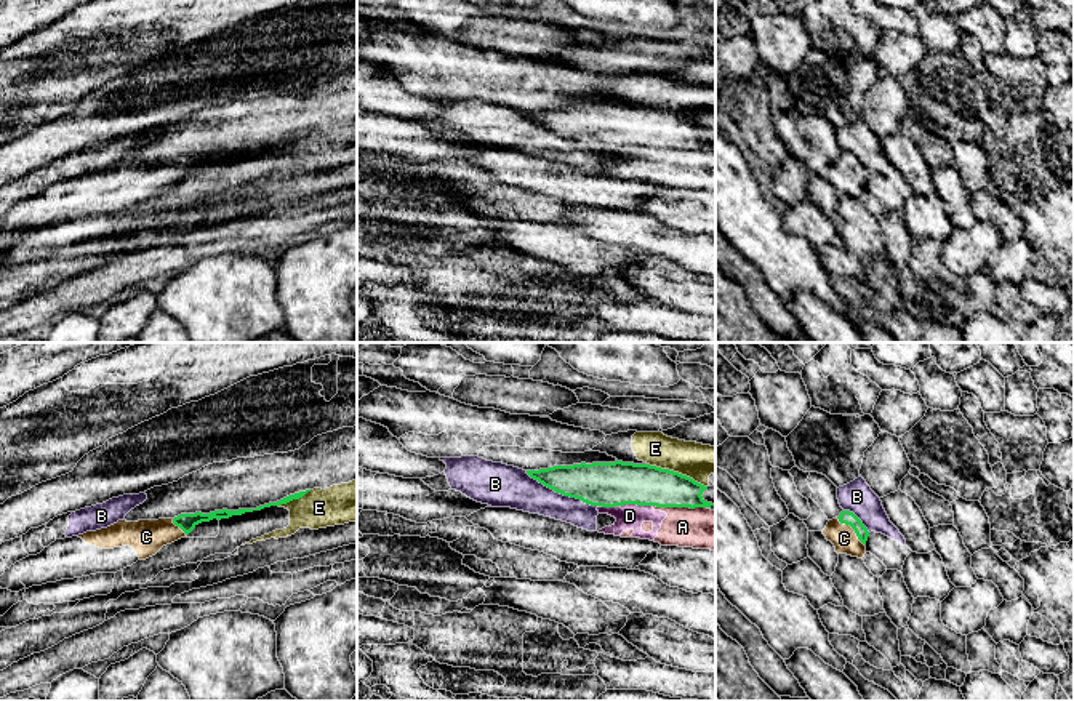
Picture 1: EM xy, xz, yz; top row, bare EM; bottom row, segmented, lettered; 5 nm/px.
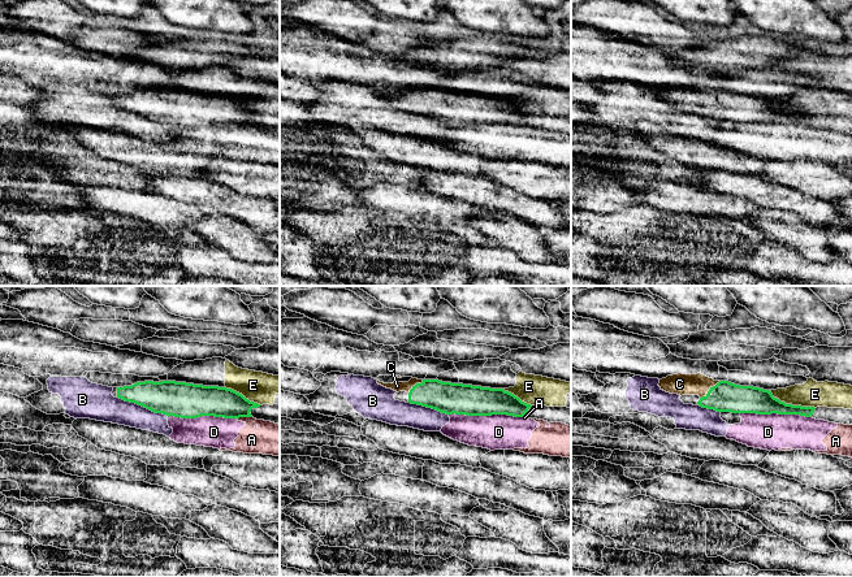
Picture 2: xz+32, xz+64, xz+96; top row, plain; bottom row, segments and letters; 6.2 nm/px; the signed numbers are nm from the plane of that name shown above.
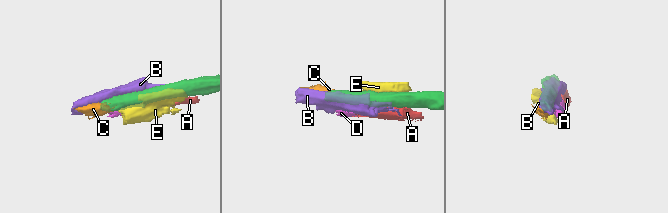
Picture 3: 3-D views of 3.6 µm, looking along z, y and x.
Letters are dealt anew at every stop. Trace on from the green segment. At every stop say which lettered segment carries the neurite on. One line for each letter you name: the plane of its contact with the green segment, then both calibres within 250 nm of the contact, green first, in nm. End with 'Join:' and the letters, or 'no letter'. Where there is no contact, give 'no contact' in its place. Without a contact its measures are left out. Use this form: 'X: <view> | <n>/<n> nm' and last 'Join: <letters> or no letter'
C: yz | 70/130 nm
Join: C

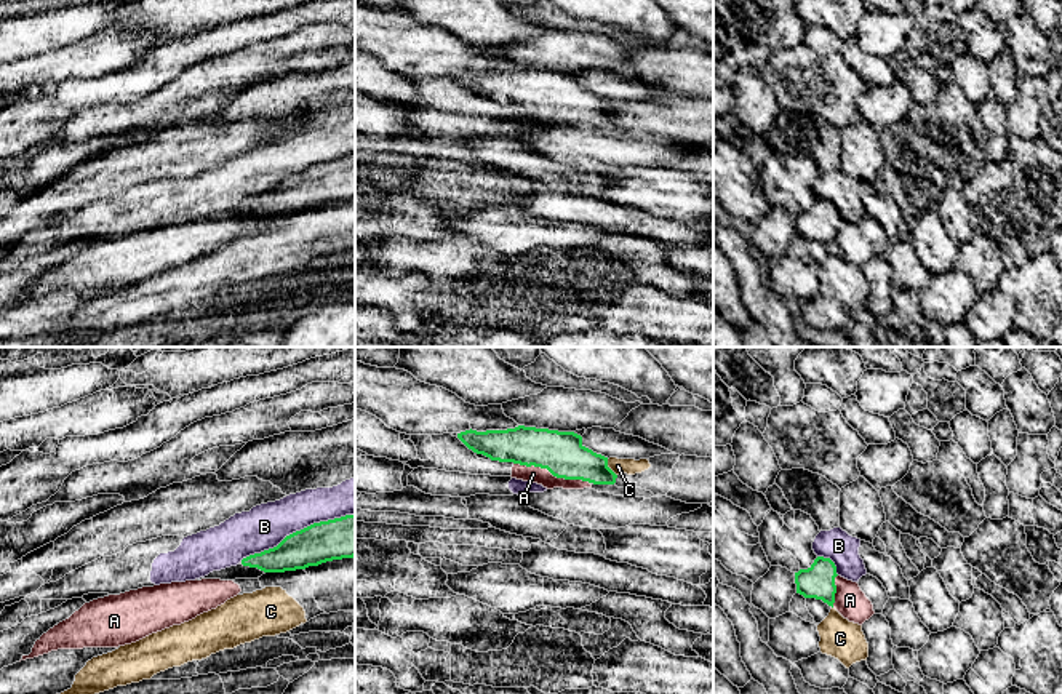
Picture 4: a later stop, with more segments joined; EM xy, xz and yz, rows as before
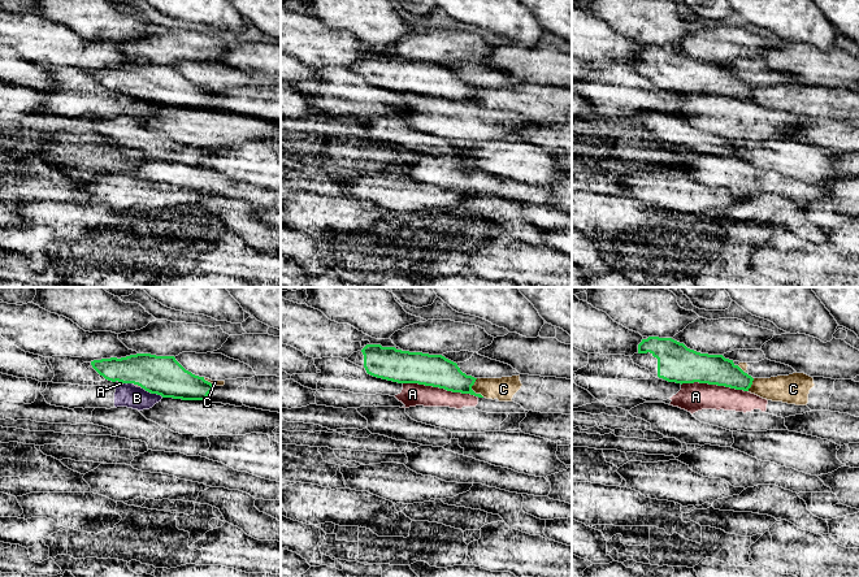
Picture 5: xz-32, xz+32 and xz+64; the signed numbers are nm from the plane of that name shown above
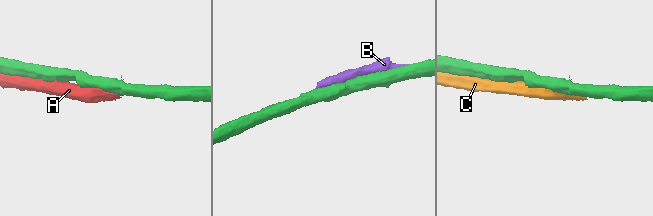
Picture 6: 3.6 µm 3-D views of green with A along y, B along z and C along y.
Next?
Join: no letter

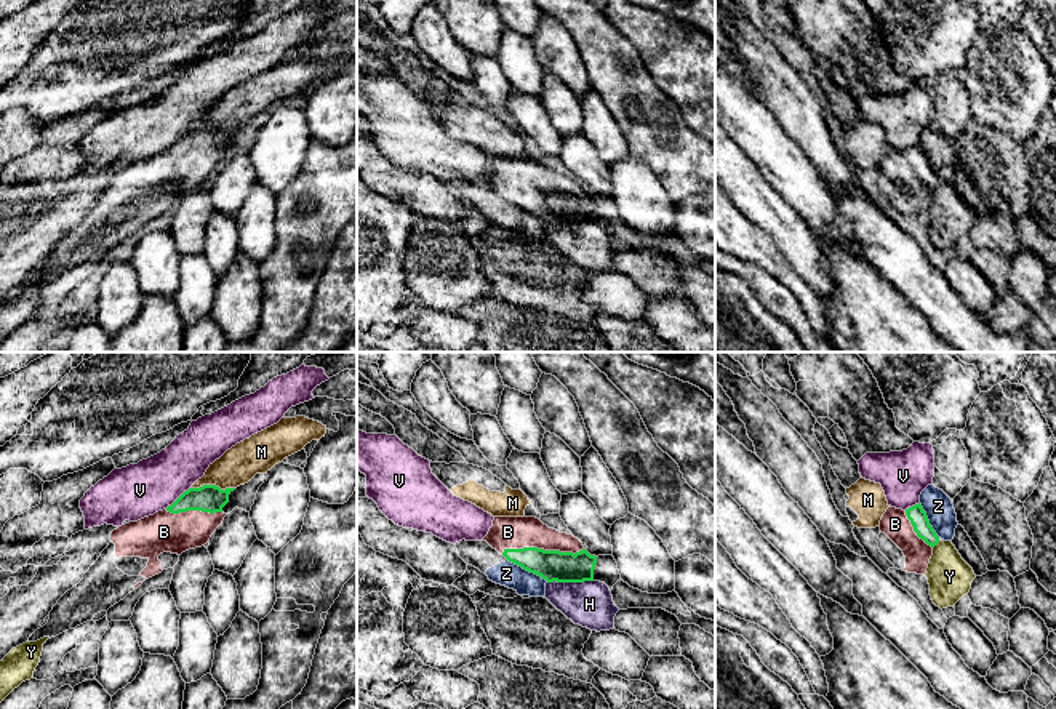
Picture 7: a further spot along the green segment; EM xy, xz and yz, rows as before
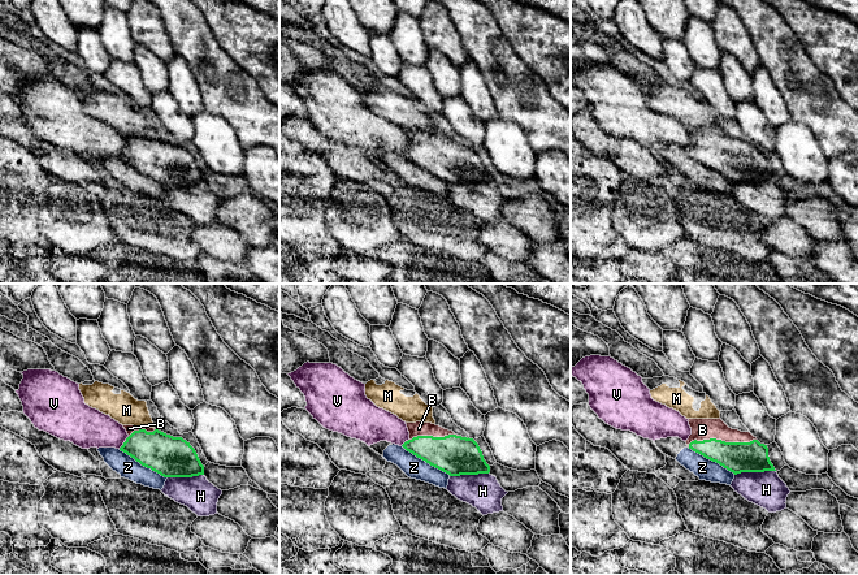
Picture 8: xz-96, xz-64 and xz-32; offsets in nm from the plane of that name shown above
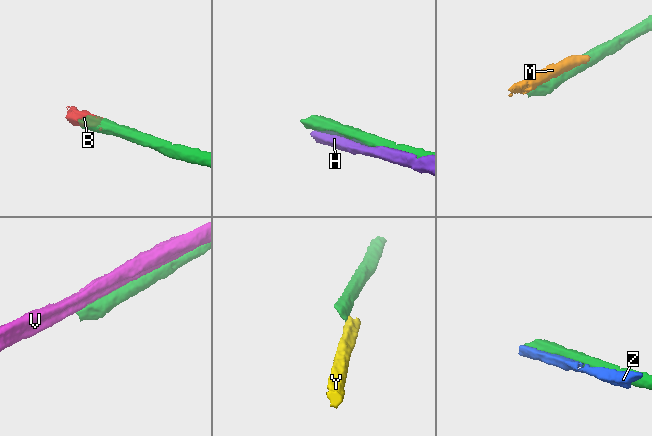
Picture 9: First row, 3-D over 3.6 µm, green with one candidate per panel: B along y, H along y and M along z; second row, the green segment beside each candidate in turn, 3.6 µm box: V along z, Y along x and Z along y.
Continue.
B: xz | 160/160 nm
Join: B

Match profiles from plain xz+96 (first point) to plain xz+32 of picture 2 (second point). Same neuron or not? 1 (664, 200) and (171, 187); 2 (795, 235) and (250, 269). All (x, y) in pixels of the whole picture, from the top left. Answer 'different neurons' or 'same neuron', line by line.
1: different neurons
2: different neurons

